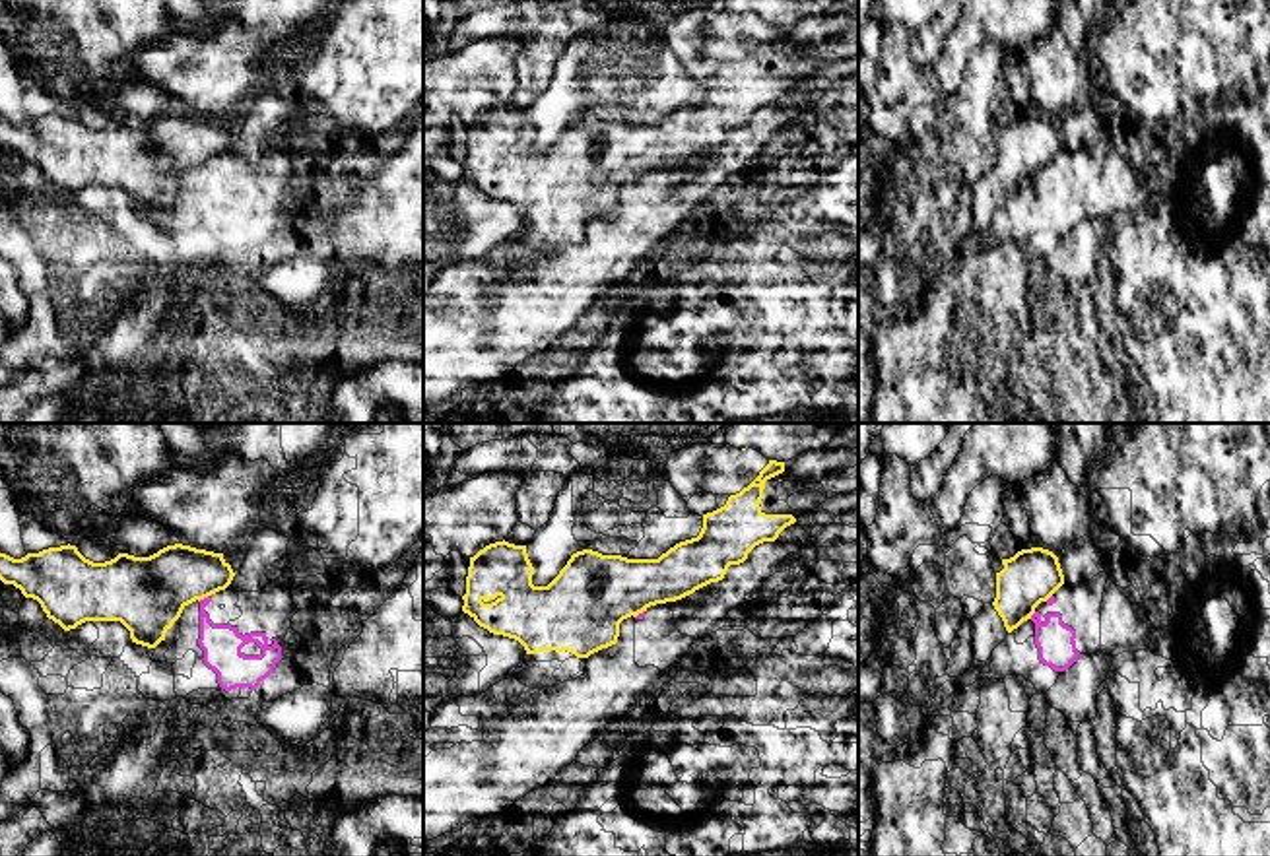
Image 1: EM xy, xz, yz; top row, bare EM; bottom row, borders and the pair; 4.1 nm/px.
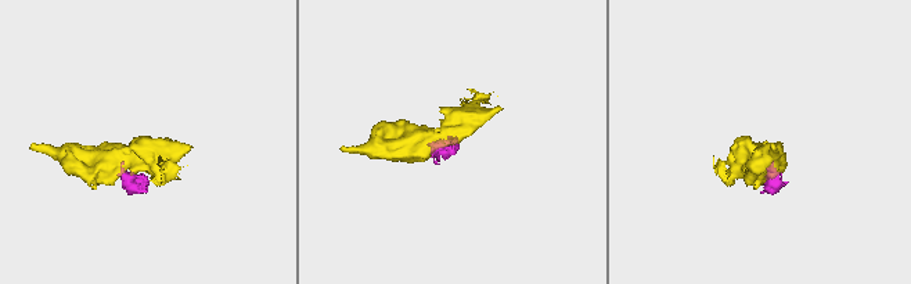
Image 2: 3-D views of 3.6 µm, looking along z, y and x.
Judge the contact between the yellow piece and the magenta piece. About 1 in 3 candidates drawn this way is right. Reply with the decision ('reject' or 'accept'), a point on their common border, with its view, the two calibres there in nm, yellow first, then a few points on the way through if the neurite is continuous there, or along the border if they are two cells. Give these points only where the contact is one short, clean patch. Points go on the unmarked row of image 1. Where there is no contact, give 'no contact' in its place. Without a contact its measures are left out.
reject | xy (202, 164) | 320/160 nm | along xy (208, 160), (199, 165)

